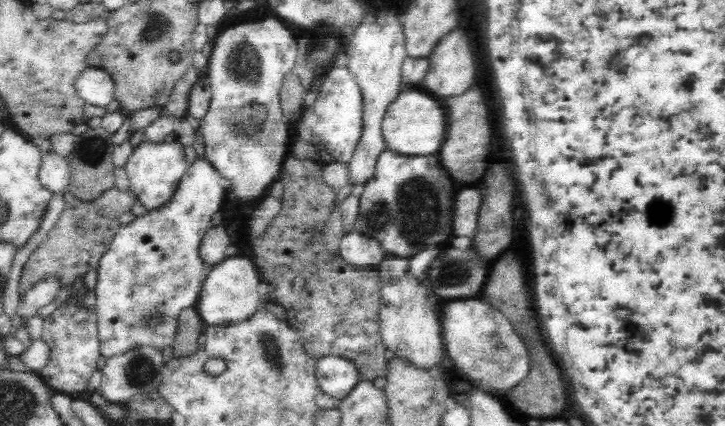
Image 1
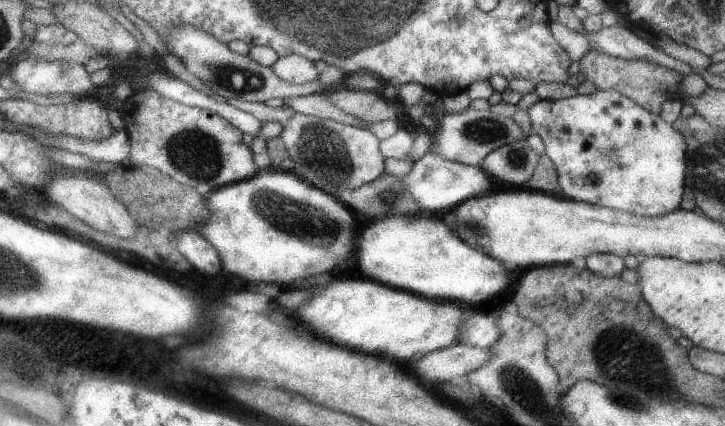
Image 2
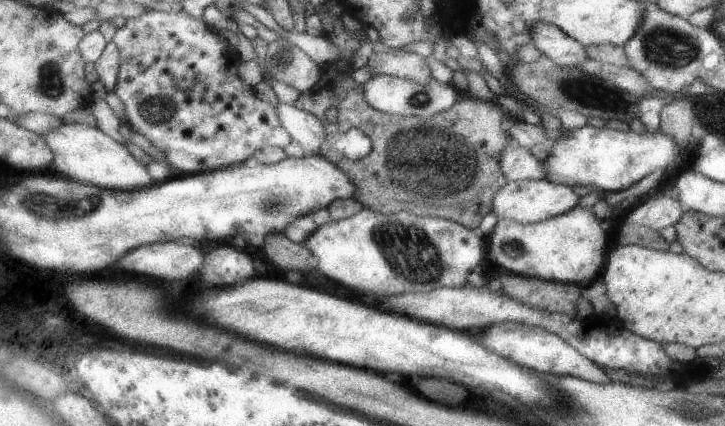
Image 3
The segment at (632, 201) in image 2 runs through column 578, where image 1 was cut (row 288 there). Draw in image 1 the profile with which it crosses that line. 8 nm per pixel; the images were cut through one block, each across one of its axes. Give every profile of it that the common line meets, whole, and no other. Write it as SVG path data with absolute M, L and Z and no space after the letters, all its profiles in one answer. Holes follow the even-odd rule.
M197 158L185 170L175 192L165 204L148 209L129 224L119 226L96 268L95 314L101 356L110 359L146 346L161 352L173 350L178 318L182 310L196 306L203 282L212 270L212 266L202 260L199 246L206 231L212 226L212 216L220 210L222 204L228 202L221 174L208 159Z

